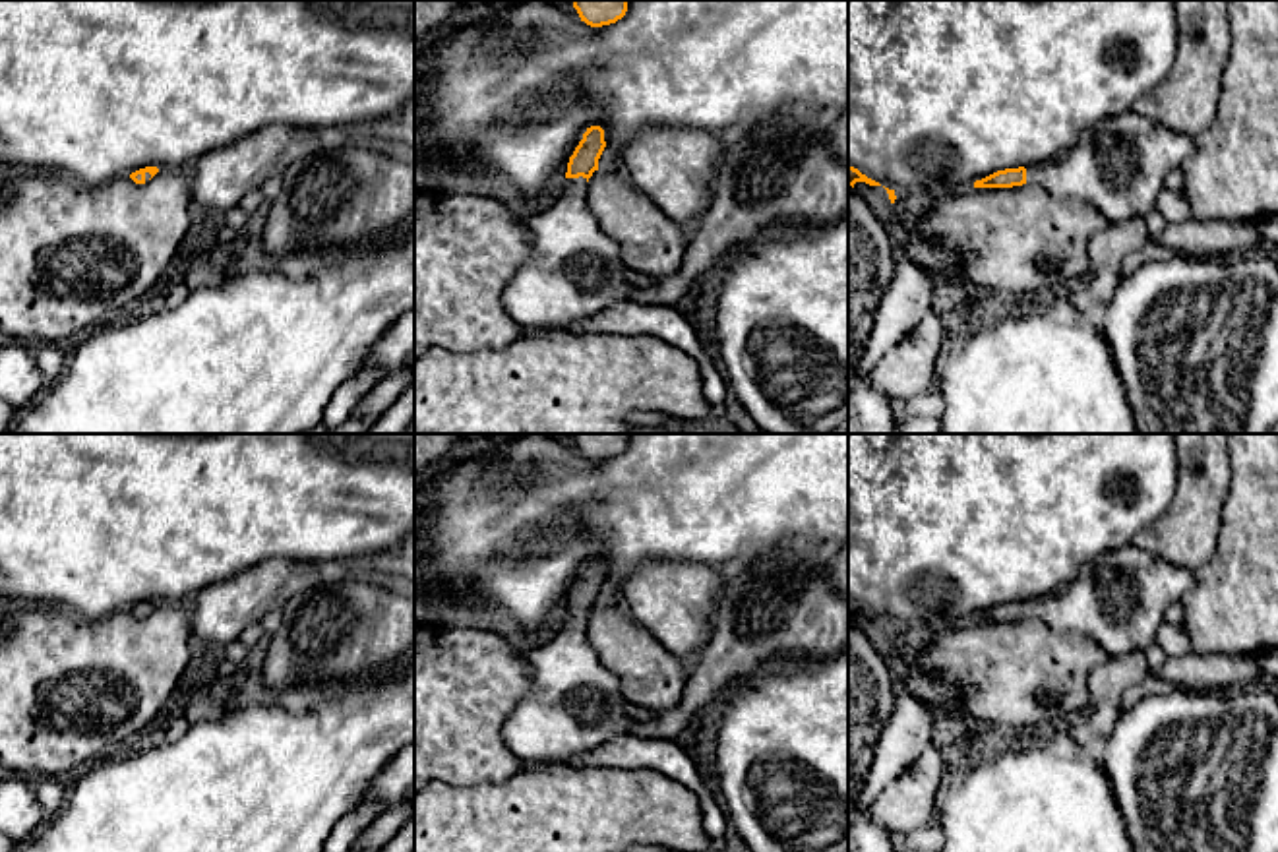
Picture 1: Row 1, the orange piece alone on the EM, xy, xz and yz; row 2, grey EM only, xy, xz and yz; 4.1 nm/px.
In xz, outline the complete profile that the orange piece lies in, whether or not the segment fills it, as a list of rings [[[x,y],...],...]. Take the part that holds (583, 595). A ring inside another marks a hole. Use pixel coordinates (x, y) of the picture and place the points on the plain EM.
[[[591,560],[567,596],[565,616],[554,637],[529,653],[534,678],[529,693],[507,715],[502,736],[511,753],[525,761],[565,761],[591,753],[602,744],[627,734],[631,718],[625,713],[620,678],[602,666],[587,639],[587,618],[606,581],[604,563]]]

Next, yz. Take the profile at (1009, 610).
[[[1125,544],[1086,562],[1067,589],[997,604],[974,622],[1040,618],[1059,633],[1090,635],[1115,660],[1156,643],[1166,610],[1195,583],[1193,569]]]

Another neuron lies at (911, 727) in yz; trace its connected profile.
[[[908,689],[895,697],[866,786],[848,809],[850,817],[869,813],[873,800],[920,757],[931,744],[935,716],[941,713],[941,707],[924,703]]]

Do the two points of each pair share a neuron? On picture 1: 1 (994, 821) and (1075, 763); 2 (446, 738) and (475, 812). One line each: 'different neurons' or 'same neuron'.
1: same neuron
2: different neurons

